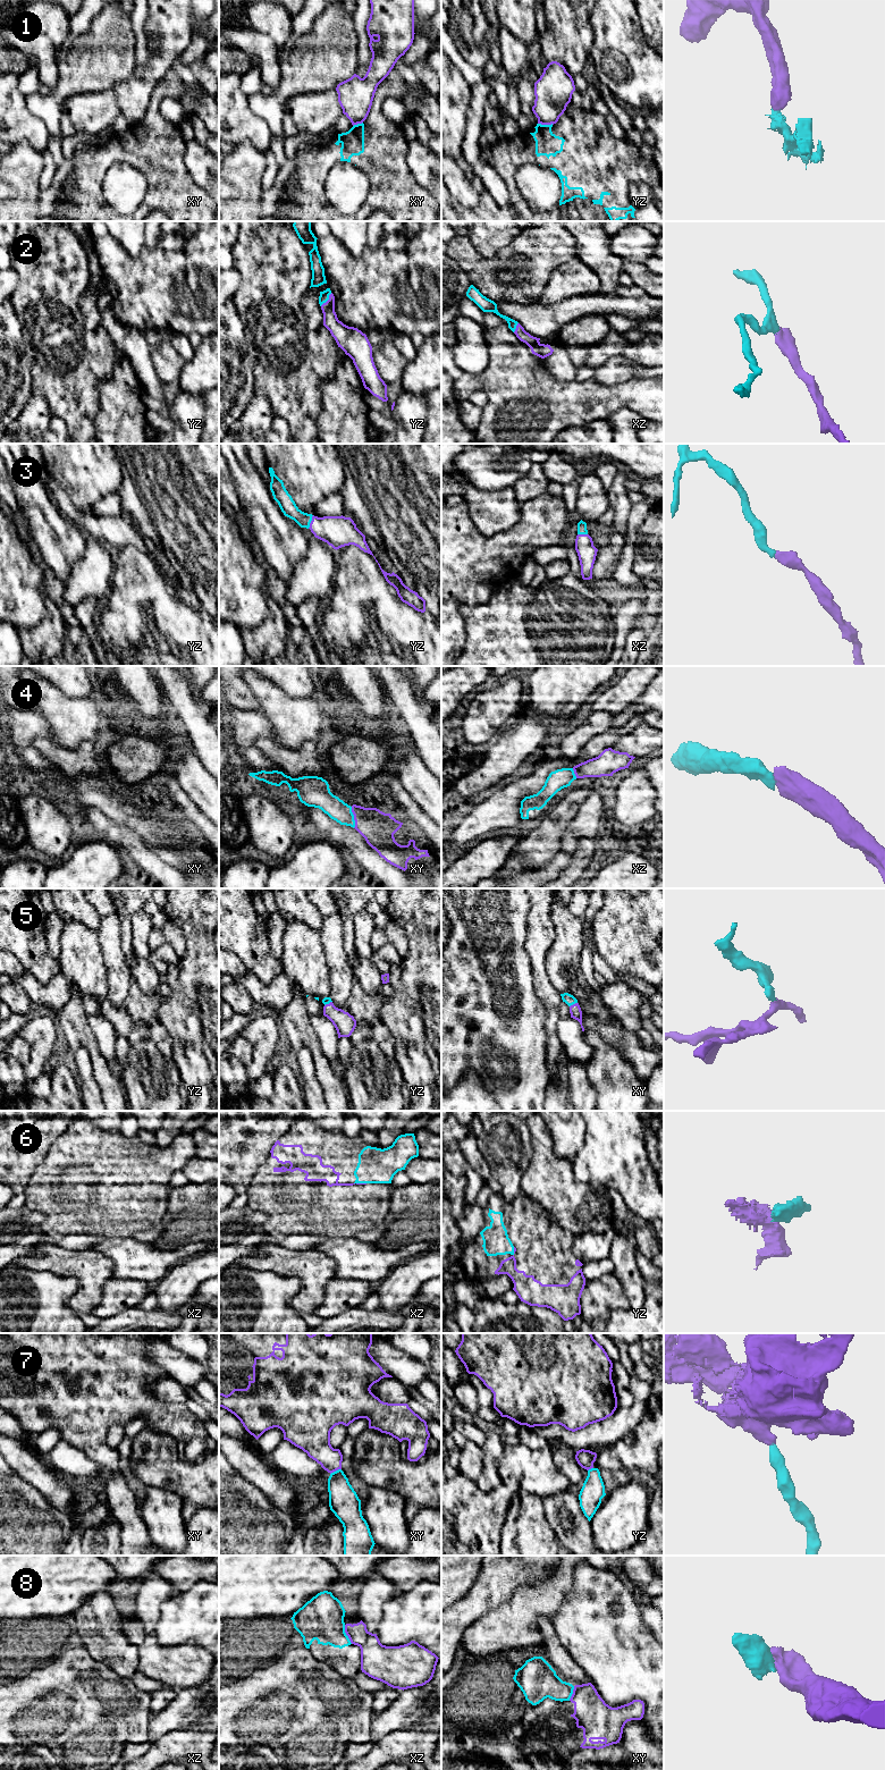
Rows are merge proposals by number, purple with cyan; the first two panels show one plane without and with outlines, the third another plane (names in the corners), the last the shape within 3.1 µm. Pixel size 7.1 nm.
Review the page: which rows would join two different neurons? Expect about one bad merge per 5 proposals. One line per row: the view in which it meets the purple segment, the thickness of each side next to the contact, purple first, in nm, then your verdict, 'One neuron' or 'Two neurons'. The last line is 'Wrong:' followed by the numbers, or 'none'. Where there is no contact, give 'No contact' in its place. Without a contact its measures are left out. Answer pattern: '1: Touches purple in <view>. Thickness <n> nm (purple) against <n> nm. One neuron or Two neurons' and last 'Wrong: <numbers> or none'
1: Touches purple in yz. Thickness 260 nm (purple) against 160 nm. Two neurons
2: Touches purple in yz. Thickness 120 nm (purple) against 70 nm. One neuron
3: Touches purple in yz. Thickness 220 nm (purple) against 110 nm. One neuron
4: Touches purple in xy. Thickness 240 nm (purple) against 150 nm. One neuron
5: Touches purple in xy. Thickness 80 nm (purple) against 80 nm. One neuron
6: Touches purple in xz. Thickness 20 nm (purple) against 260 nm. One neuron
7: Touches purple in xy. Thickness 200 nm (purple) against 220 nm. One neuron
8: Touches purple in xz. Thickness 190 nm (purple) against 320 nm. Two neurons
Wrong: 1, 8

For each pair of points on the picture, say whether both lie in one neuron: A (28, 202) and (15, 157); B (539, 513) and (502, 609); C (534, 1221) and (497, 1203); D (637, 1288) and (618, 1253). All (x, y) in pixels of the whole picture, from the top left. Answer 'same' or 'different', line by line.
A: same
B: different
C: same
D: same

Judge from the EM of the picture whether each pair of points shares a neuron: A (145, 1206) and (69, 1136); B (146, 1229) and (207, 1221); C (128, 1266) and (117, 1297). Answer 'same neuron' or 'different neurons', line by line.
A: same neuron
B: different neurons
C: different neurons

